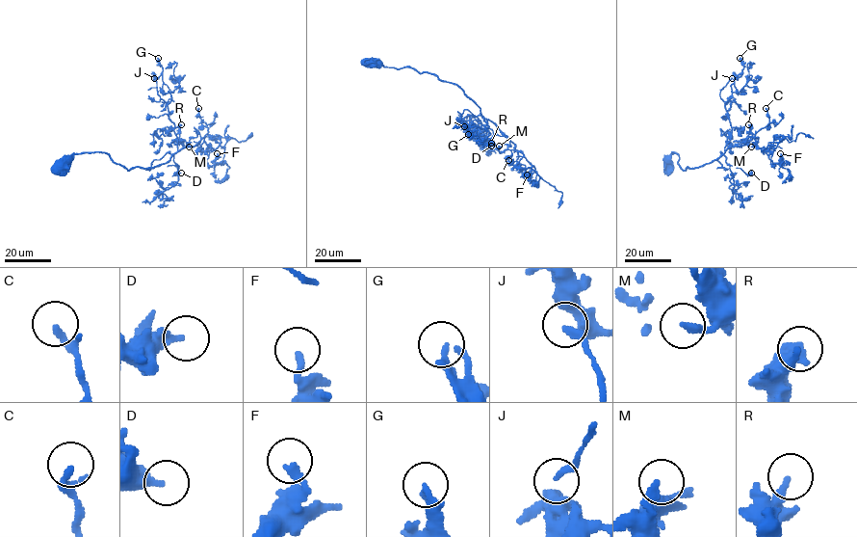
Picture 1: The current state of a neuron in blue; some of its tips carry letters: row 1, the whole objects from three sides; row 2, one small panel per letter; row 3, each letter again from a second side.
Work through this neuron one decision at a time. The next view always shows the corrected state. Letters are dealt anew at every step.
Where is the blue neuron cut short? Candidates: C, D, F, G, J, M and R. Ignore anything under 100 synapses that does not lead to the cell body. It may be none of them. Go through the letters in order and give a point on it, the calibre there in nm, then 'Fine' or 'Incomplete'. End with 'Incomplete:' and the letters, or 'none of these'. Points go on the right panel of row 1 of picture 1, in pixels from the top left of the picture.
C: Place: (766, 108). Thickness 150 nm. Fine
D: Place: (751, 173). Thickness 360 nm. Incomplete
F: Place: (780, 153). Thickness 220 nm. Fine
G: Place: (740, 58). Thickness 260 nm. Fine
J: Place: (732, 78). Thickness 140 nm. Fine
M: Place: (751, 147). Thickness 260 nm. Fine
R: Place: (748, 124). Thickness 220 nm. Fine
Incomplete: D

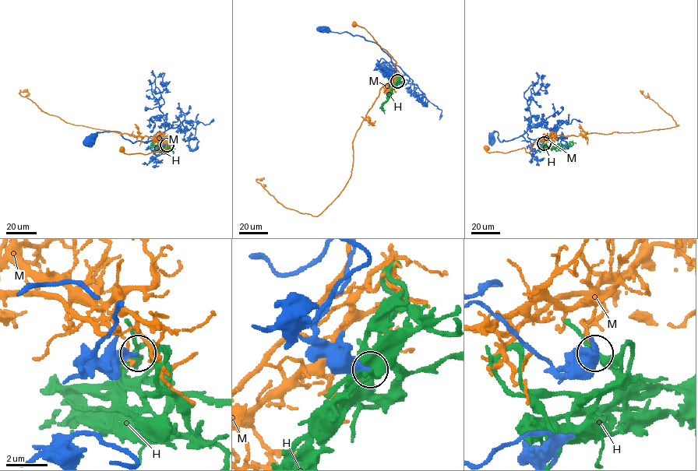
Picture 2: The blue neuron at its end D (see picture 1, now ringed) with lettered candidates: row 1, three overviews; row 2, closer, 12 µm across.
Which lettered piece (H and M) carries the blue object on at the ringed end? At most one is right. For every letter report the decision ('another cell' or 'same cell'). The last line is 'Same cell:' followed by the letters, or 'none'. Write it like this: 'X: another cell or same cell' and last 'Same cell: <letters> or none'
H: another cell
M: another cell
Same cell: none

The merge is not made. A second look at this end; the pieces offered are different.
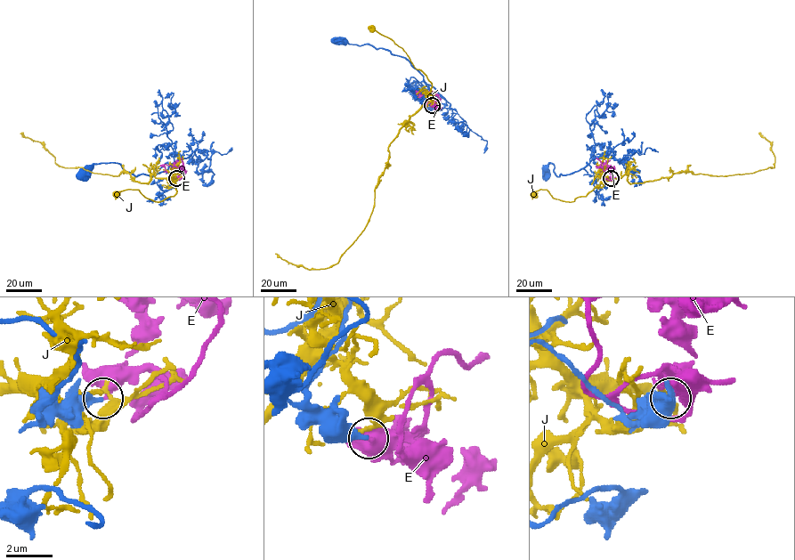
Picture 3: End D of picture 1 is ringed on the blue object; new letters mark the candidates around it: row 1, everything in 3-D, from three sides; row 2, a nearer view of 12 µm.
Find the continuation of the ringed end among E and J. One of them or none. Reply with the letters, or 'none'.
E

